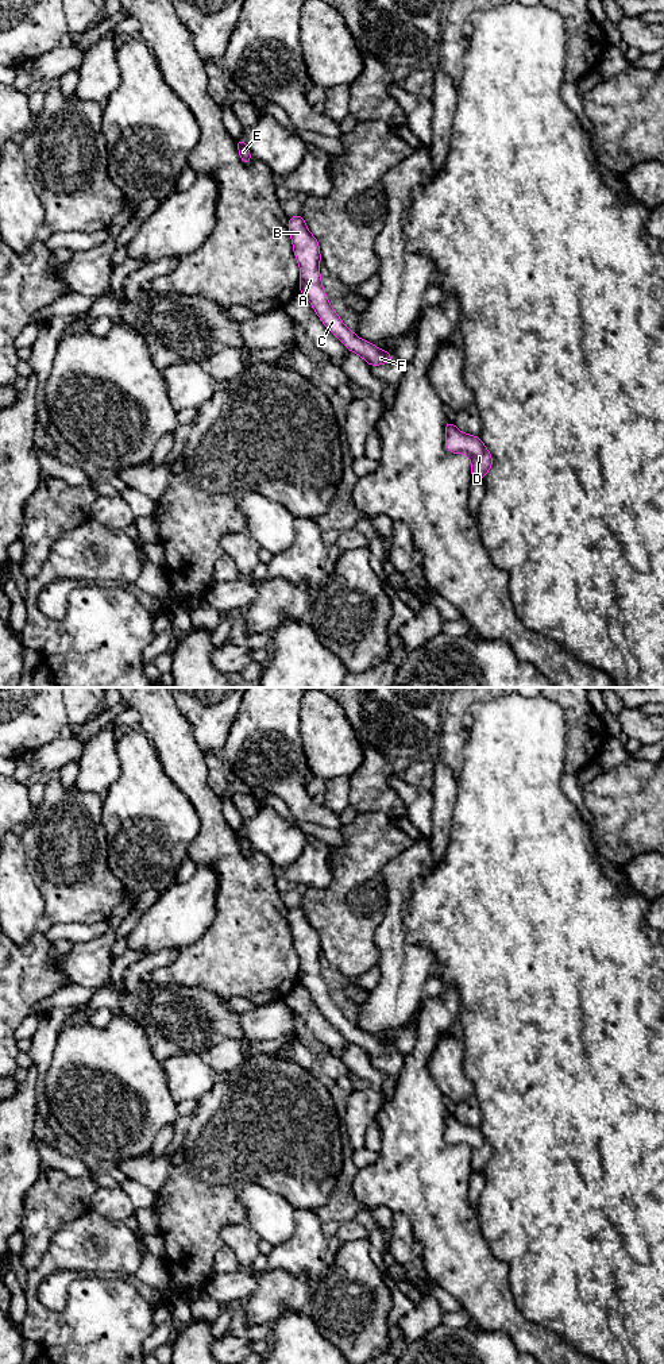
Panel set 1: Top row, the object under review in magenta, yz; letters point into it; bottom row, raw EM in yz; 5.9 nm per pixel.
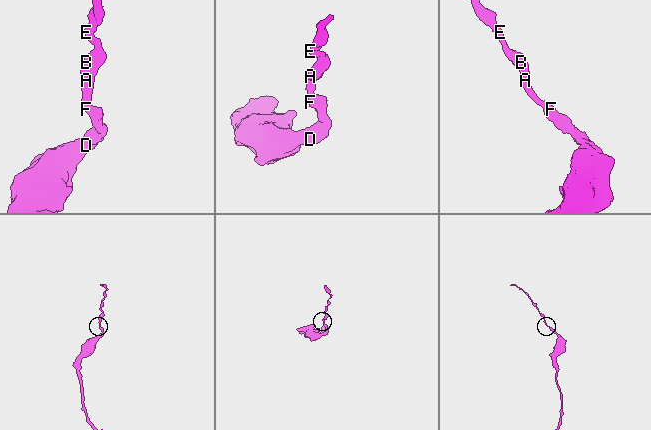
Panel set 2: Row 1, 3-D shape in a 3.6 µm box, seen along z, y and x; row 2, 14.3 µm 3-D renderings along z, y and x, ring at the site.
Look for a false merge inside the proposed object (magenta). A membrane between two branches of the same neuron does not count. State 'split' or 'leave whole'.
leave whole

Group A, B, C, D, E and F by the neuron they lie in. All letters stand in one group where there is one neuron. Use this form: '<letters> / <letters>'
A B C D E F

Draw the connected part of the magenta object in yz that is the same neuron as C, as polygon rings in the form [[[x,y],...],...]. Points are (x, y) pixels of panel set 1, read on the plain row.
[[[302,906],[289,909],[289,925],[301,971],[298,982],[309,991],[324,1017],[350,1041],[360,1047],[370,1057],[390,1055],[394,1049],[389,1043],[363,1032],[350,1022],[328,993],[320,968],[320,936],[310,925]]]

